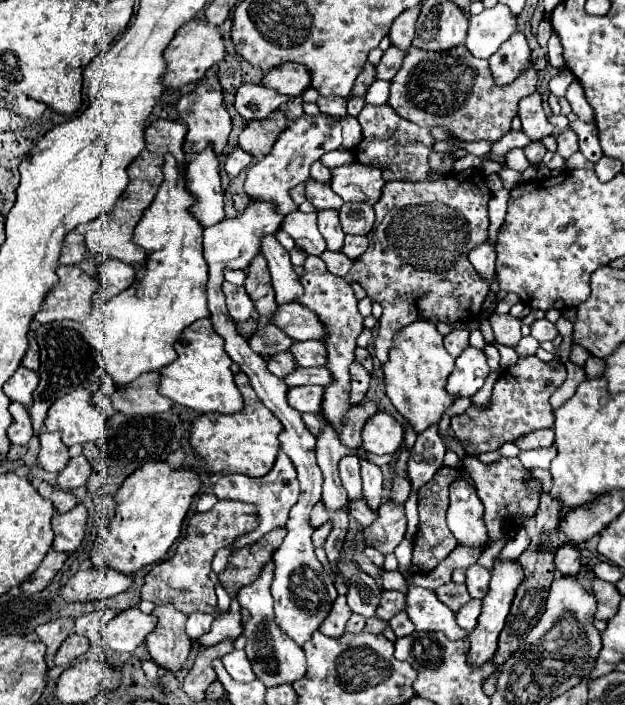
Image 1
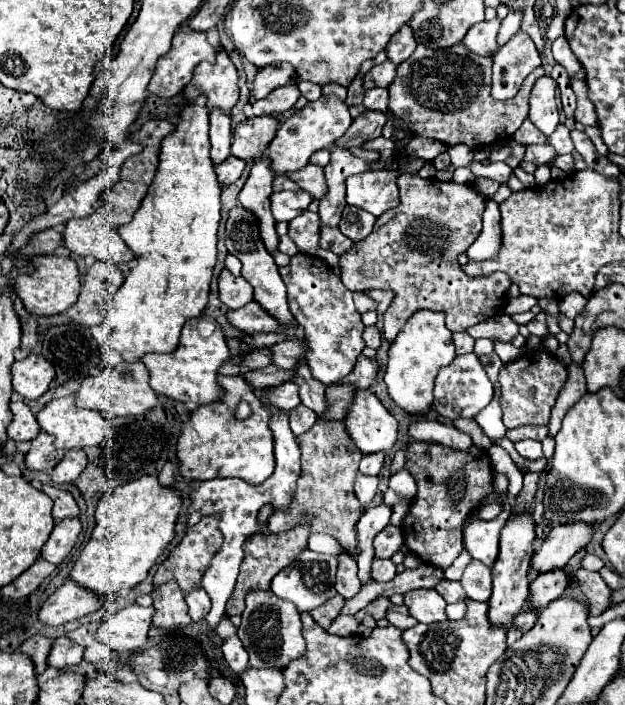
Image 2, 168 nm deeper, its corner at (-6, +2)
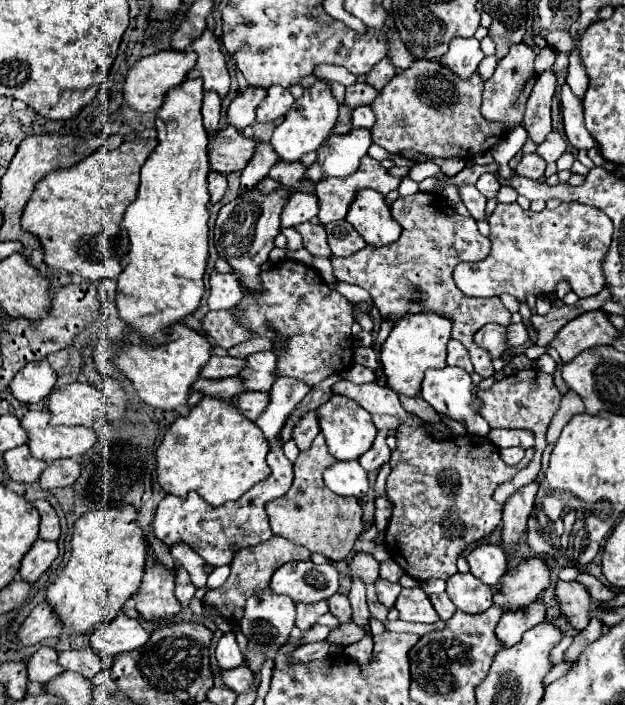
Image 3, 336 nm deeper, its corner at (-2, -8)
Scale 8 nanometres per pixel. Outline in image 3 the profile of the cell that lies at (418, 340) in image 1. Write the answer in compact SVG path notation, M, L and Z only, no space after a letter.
M433 312L405 316L399 324L395 324L389 338L381 346L381 358L379 360L383 364L385 378L387 378L385 386L397 394L405 394L409 398L419 396L425 370L447 366L445 356L447 356L449 338L451 338L451 322L443 316L437 316Z

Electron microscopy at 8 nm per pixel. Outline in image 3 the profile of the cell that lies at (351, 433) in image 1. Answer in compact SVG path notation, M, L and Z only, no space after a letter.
M319 434L311 448L305 452L299 452L293 468L295 468L295 480L293 486L285 496L279 500L273 500L265 506L265 512L269 516L269 524L273 534L283 536L287 540L293 540L301 546L305 546L311 552L321 552L329 556L333 562L345 560L349 550L355 544L355 538L363 530L361 522L361 506L355 498L349 496L337 496L331 492L323 482L323 472L333 464L333 456L329 456L329 450L325 448L325 438Z

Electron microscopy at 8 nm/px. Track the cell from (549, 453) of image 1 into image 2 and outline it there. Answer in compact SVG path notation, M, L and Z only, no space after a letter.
M519 440L519 442L515 442L513 446L515 446L515 450L517 450L523 458L527 458L527 460L537 460L537 458L543 456L541 442L537 442L537 440Z

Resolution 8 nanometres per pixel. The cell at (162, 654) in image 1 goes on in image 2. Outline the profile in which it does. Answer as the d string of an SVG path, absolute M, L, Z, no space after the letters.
M169 580L153 588L153 626L157 628L181 628L191 622L187 614L187 606L183 600L183 592L177 582Z

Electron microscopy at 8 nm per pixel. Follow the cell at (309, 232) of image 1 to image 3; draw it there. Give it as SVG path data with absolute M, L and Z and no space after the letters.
M283 228L281 232L287 236L287 250L301 250L303 248L301 234L295 228Z

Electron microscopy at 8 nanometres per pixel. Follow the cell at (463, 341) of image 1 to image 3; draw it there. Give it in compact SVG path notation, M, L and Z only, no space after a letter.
M449 340L449 344L447 344L447 364L449 364L449 366L465 368L469 374L473 374L473 364L471 364L469 352L467 352L467 348L465 348L461 342L457 342L457 340Z

